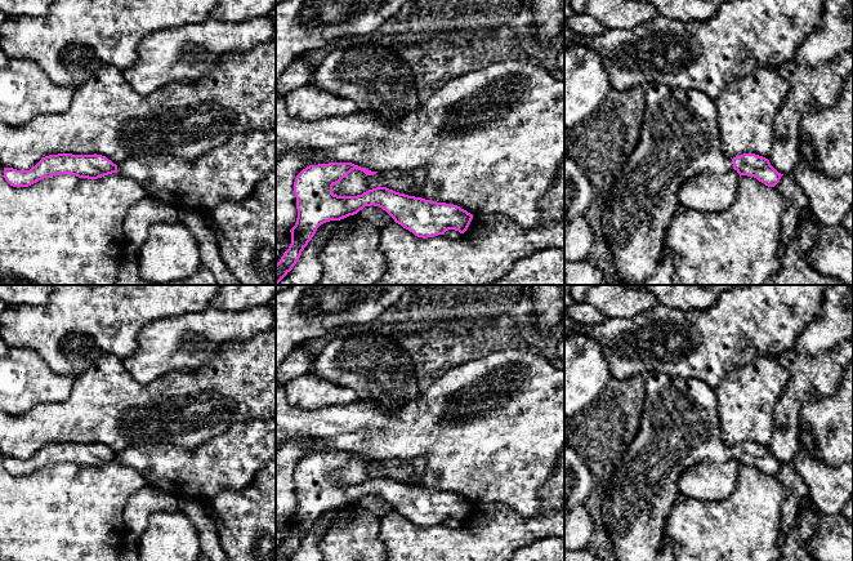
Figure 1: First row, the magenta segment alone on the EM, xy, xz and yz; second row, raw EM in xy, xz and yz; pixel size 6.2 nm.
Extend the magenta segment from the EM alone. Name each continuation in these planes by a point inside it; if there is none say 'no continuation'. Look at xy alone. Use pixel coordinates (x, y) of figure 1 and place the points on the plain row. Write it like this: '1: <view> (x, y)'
no continuation

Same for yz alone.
1: yz (679, 427)

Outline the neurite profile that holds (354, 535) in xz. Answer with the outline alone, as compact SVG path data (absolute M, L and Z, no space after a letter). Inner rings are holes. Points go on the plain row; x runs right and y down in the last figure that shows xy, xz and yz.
M357 503L338 509L336 518L330 524L320 540L323 561L385 561L385 548L380 540L380 518Z

